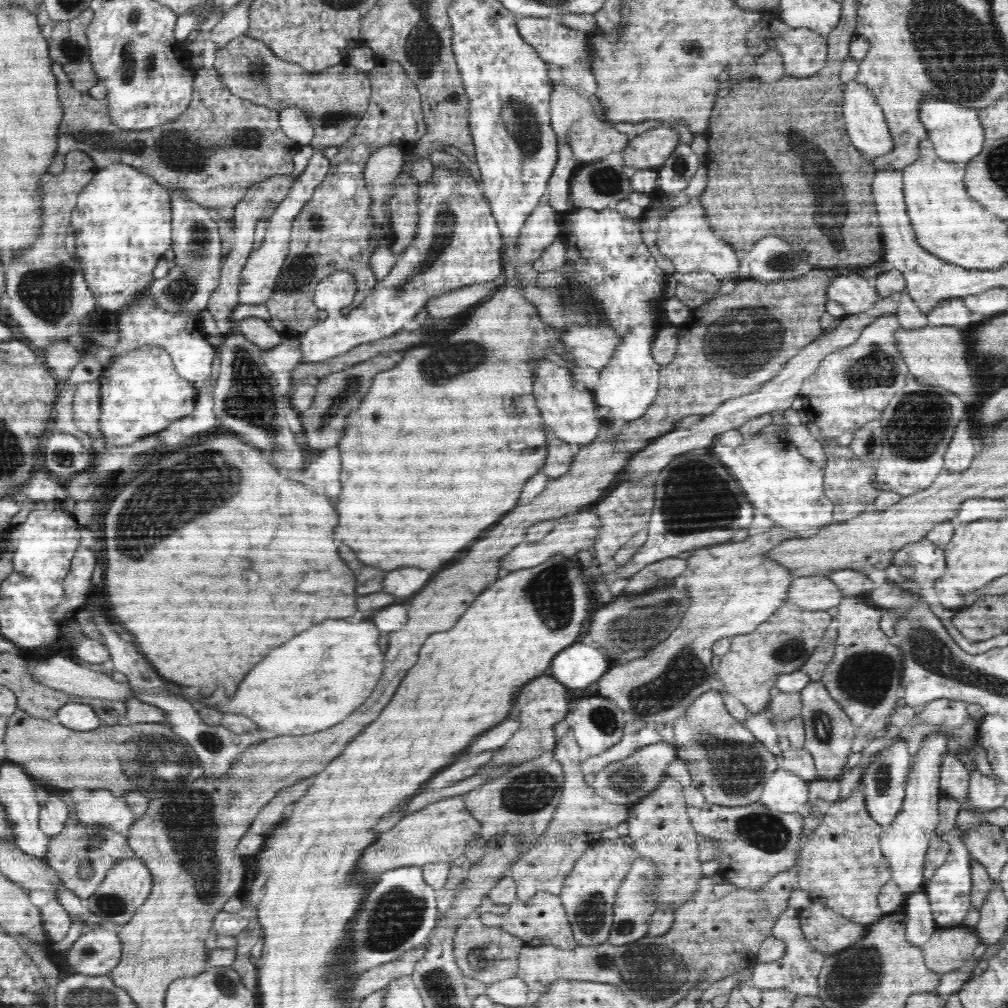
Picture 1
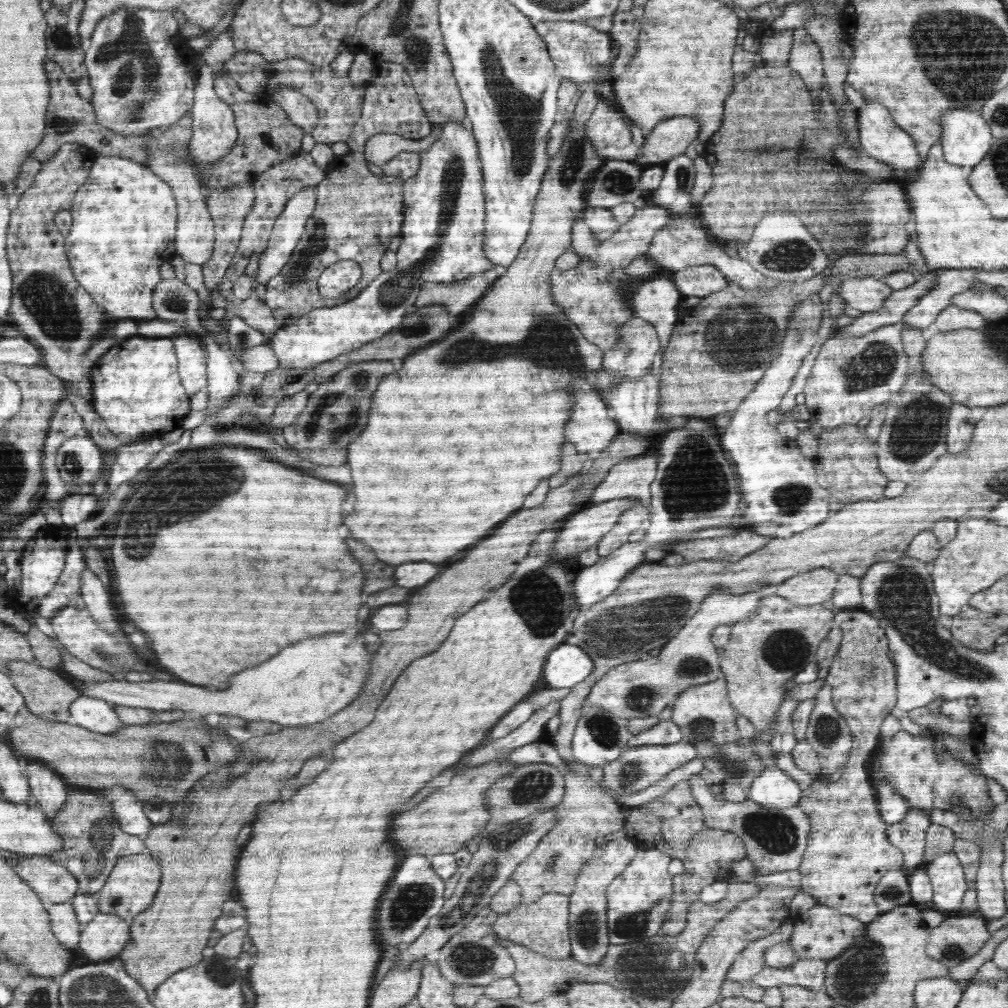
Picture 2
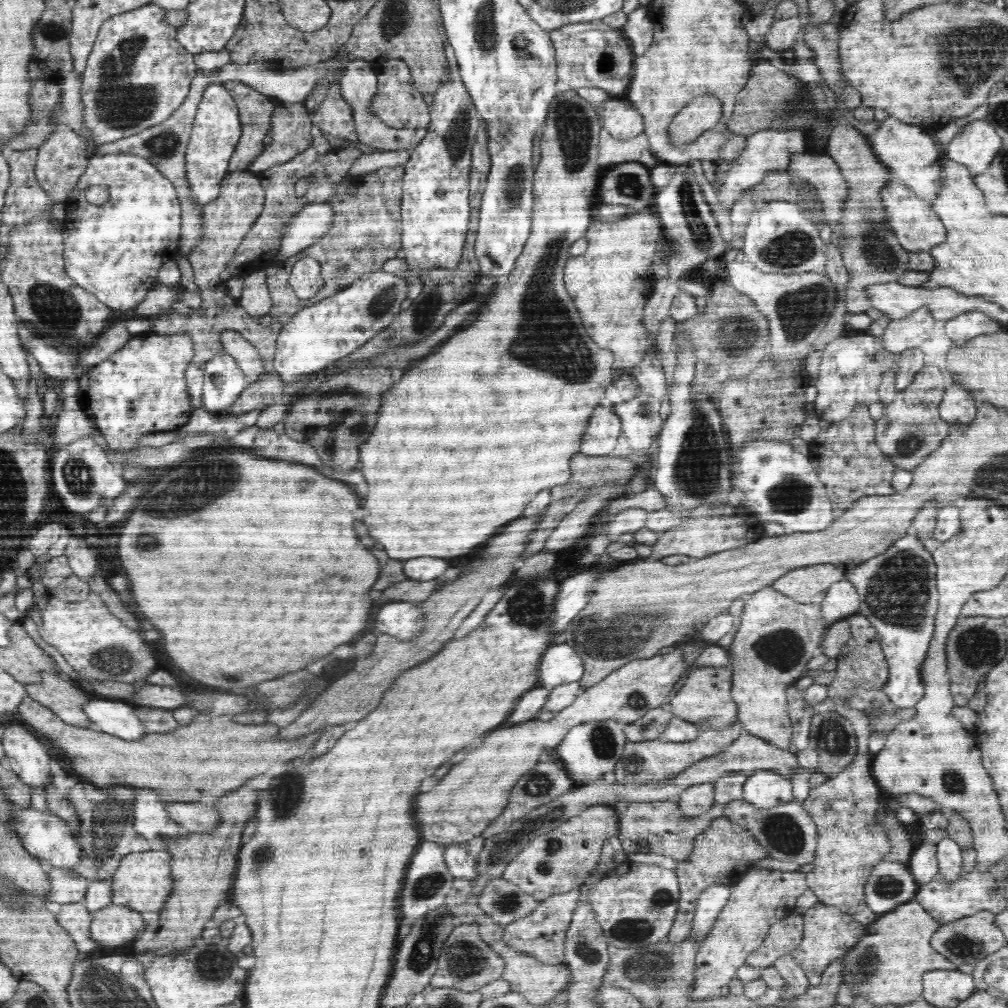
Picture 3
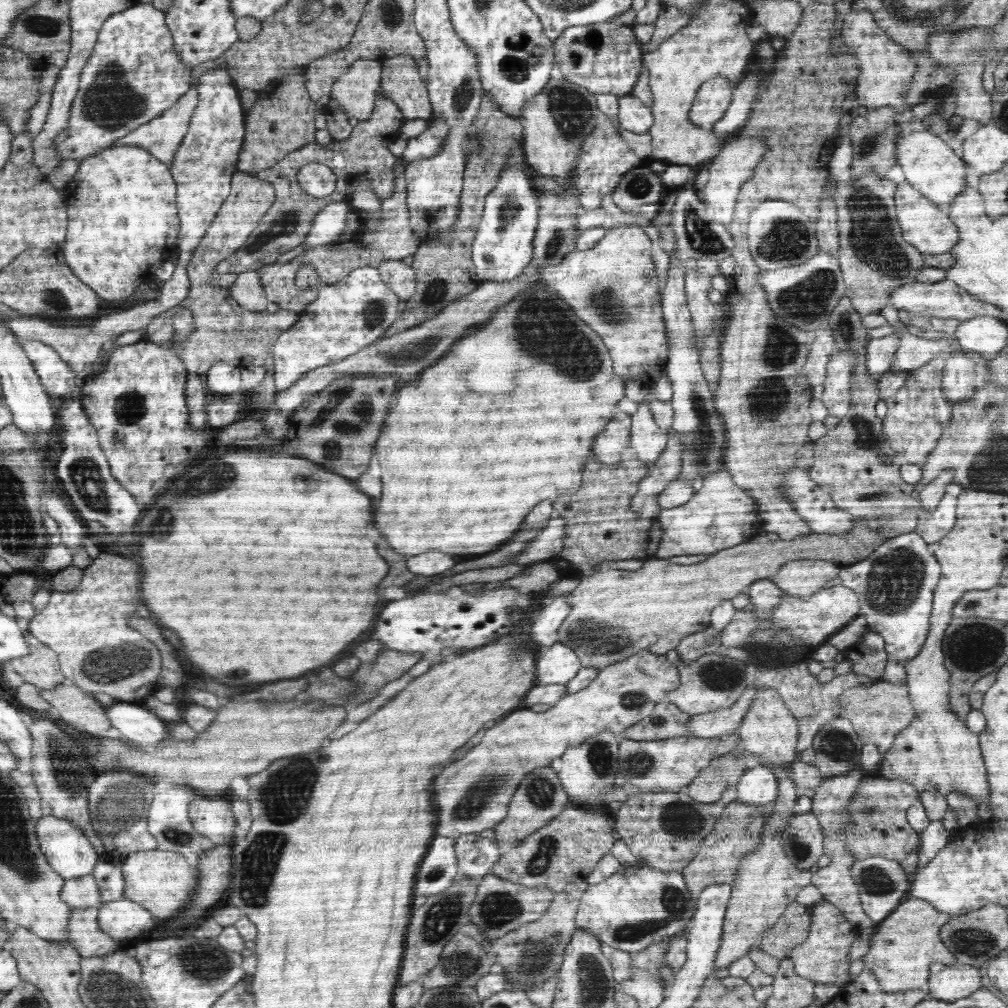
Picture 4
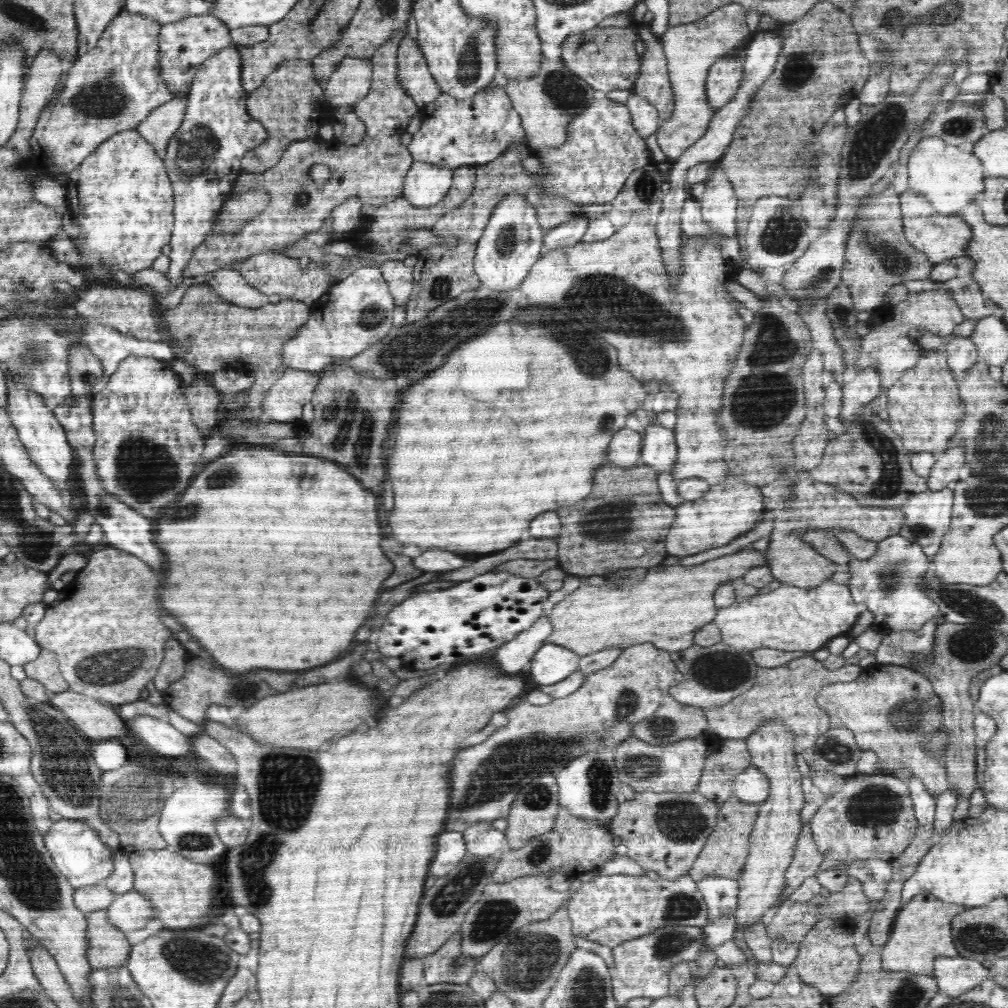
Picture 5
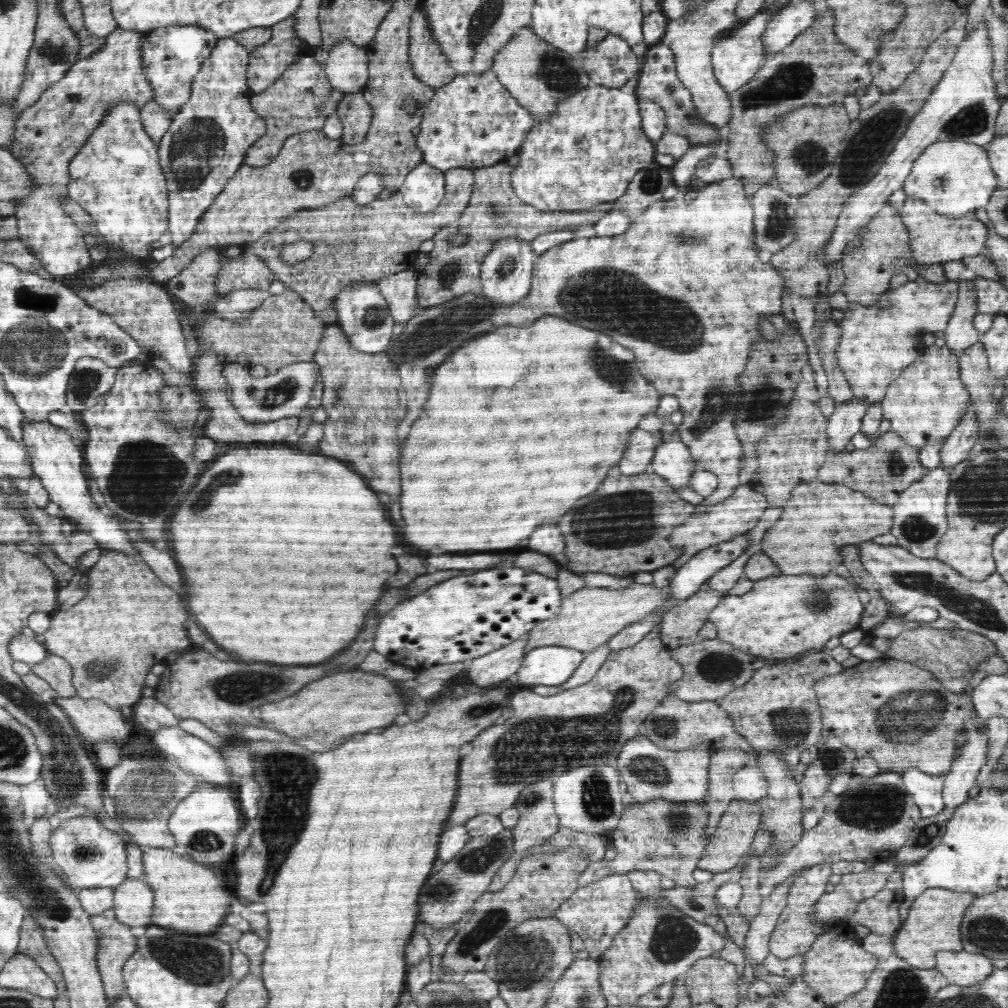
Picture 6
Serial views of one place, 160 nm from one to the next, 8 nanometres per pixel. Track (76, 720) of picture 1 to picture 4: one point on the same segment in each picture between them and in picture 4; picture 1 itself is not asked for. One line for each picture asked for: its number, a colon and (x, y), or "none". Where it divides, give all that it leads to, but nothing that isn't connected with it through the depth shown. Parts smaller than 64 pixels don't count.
2: (97, 715)
3: (118, 718)
4: (129, 721)

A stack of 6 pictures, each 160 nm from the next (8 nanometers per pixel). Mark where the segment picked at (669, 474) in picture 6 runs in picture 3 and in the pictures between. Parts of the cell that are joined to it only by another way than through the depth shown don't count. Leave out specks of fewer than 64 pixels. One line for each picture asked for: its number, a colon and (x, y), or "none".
3: (640, 422)
4: (647, 440)
5: (659, 449)

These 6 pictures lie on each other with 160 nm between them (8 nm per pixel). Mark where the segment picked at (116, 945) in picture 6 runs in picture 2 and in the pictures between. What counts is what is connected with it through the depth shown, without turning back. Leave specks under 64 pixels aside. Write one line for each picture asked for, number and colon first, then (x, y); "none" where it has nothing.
2: (65, 926)
3: (75, 918)
4: (87, 937)
5: (108, 947)

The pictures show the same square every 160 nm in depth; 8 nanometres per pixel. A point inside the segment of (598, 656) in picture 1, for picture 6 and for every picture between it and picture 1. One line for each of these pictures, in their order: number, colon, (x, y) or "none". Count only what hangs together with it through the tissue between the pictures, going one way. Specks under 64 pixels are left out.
2: (566, 666)
3: (560, 664)
4: (558, 664)
5: (552, 663)
6: (549, 665)

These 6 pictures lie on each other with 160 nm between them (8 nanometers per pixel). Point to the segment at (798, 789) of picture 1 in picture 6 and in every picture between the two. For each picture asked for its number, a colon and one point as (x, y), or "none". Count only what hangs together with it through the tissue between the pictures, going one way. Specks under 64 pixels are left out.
2: (774, 788)
3: (766, 789)
4: (758, 785)
5: (751, 785)
6: (749, 783)

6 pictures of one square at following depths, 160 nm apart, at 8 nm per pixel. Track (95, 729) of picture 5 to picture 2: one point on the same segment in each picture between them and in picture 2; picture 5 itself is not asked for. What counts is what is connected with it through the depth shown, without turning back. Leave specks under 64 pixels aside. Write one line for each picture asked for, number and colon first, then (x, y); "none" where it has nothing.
2: (46, 694)
3: (66, 699)
4: (78, 709)

